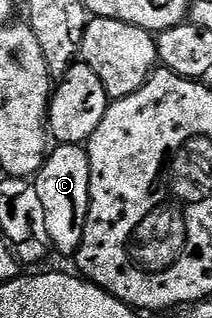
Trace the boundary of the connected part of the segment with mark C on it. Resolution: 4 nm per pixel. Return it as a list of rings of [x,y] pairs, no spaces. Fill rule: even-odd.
[[[54,145],[35,175],[35,187],[43,202],[44,233],[48,245],[61,254],[76,255],[83,240],[89,207],[89,152],[84,145]],[[54,149],[54,150],[53,150]]]

